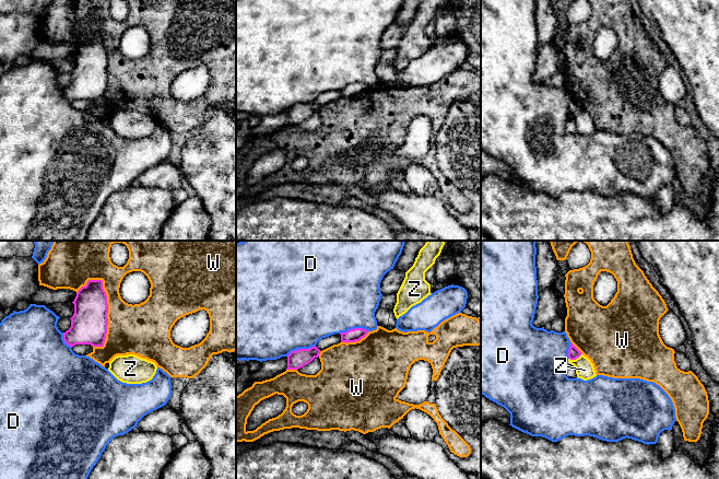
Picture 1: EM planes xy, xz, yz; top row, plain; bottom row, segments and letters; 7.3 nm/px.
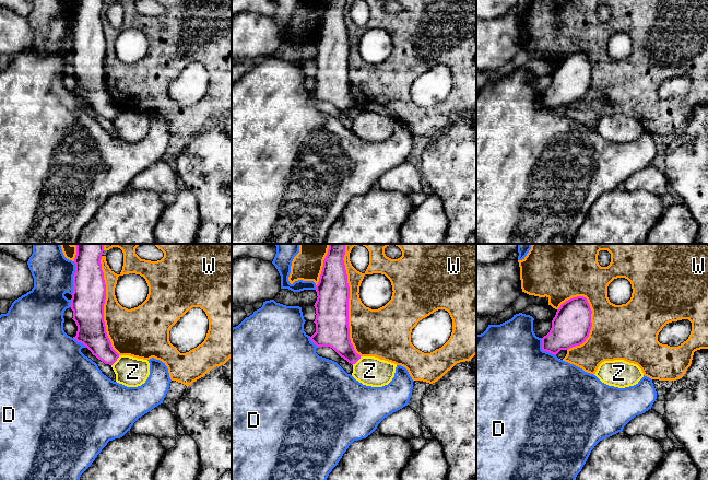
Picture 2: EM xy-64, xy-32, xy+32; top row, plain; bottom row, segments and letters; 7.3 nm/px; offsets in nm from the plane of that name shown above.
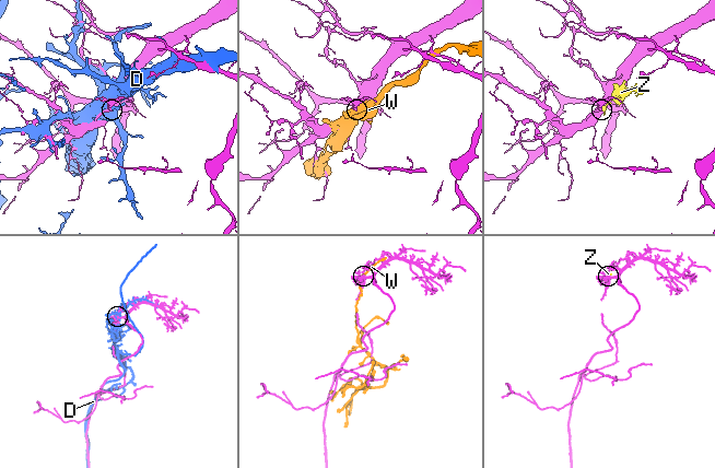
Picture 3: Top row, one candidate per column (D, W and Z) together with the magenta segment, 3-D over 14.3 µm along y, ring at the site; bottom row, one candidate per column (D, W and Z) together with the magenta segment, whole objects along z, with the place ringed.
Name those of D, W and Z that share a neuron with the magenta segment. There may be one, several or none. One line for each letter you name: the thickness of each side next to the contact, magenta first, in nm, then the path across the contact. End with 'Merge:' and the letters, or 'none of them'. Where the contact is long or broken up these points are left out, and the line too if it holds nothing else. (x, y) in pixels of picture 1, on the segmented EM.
Merge: none of them

